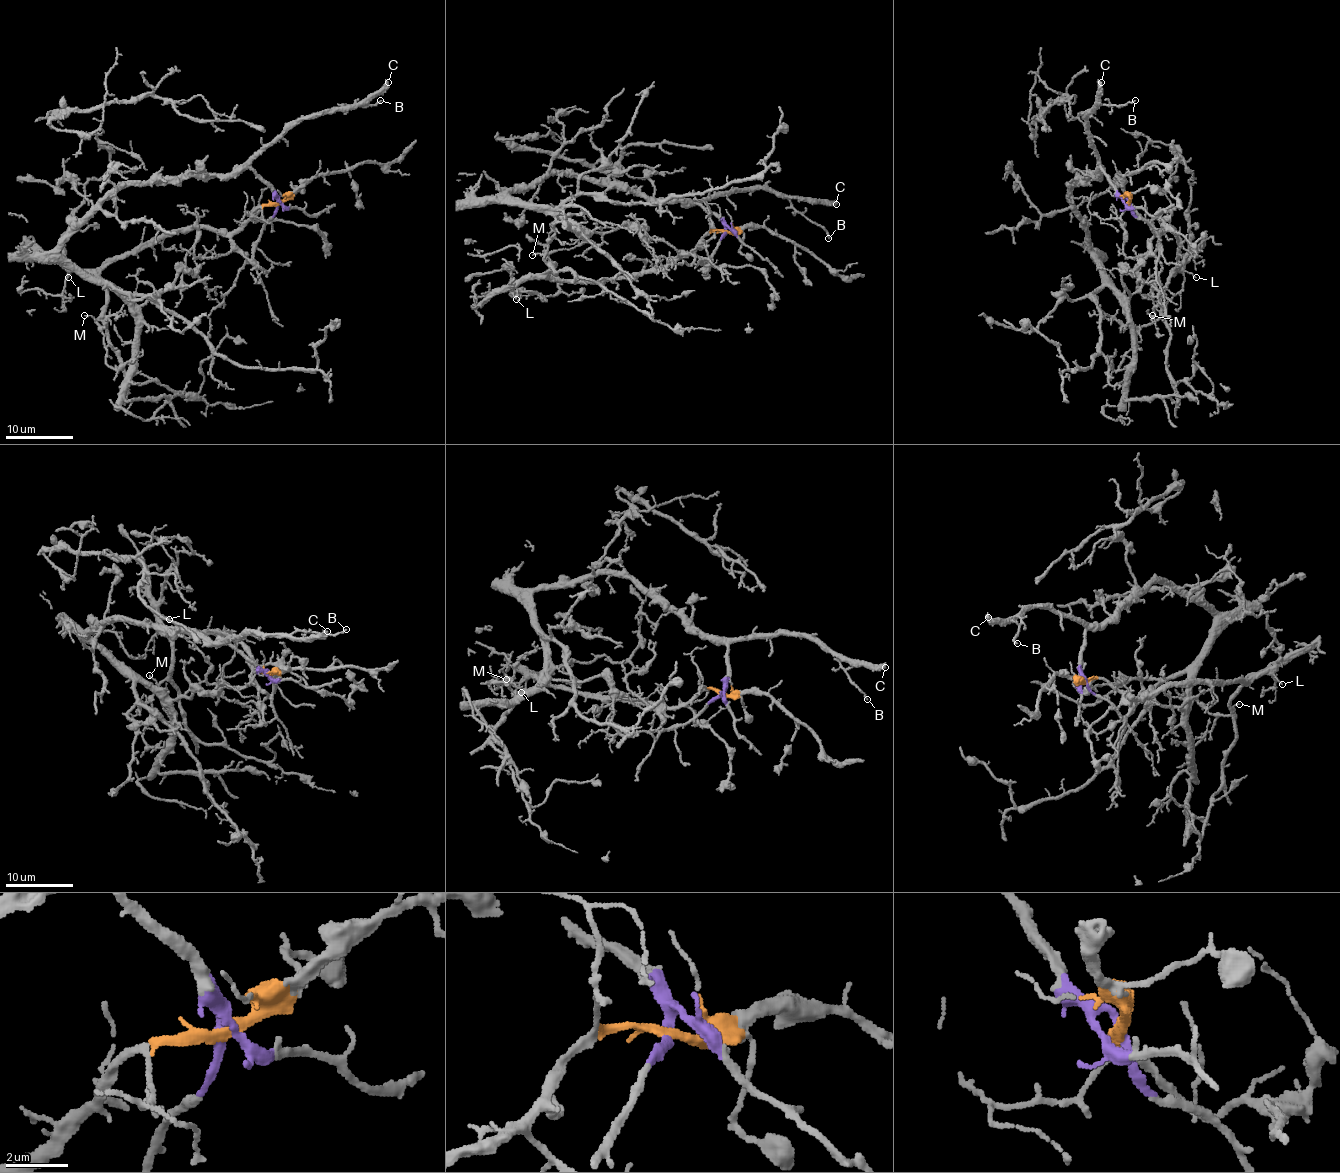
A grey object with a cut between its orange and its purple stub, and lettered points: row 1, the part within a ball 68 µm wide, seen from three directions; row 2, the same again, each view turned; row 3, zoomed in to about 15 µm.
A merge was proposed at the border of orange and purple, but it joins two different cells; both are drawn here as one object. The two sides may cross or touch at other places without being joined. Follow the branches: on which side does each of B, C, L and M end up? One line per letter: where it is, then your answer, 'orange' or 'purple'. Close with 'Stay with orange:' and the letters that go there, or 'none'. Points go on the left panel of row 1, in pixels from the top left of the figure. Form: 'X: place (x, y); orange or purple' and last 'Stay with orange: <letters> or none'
B: place (380, 100); purple
C: place (388, 82); purple
L: place (68, 277); orange
M: place (84, 315); orange
Stay with orange: L, M

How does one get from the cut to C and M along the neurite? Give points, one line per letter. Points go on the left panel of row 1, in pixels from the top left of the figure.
C: (278, 203), (278, 194), (251, 166), (263, 150), (305, 118), (364, 105), (387, 81)
M: (278, 203), (261, 204), (232, 231), (182, 228), (118, 255), (99, 275), (106, 311), (96, 321), (84, 316)

